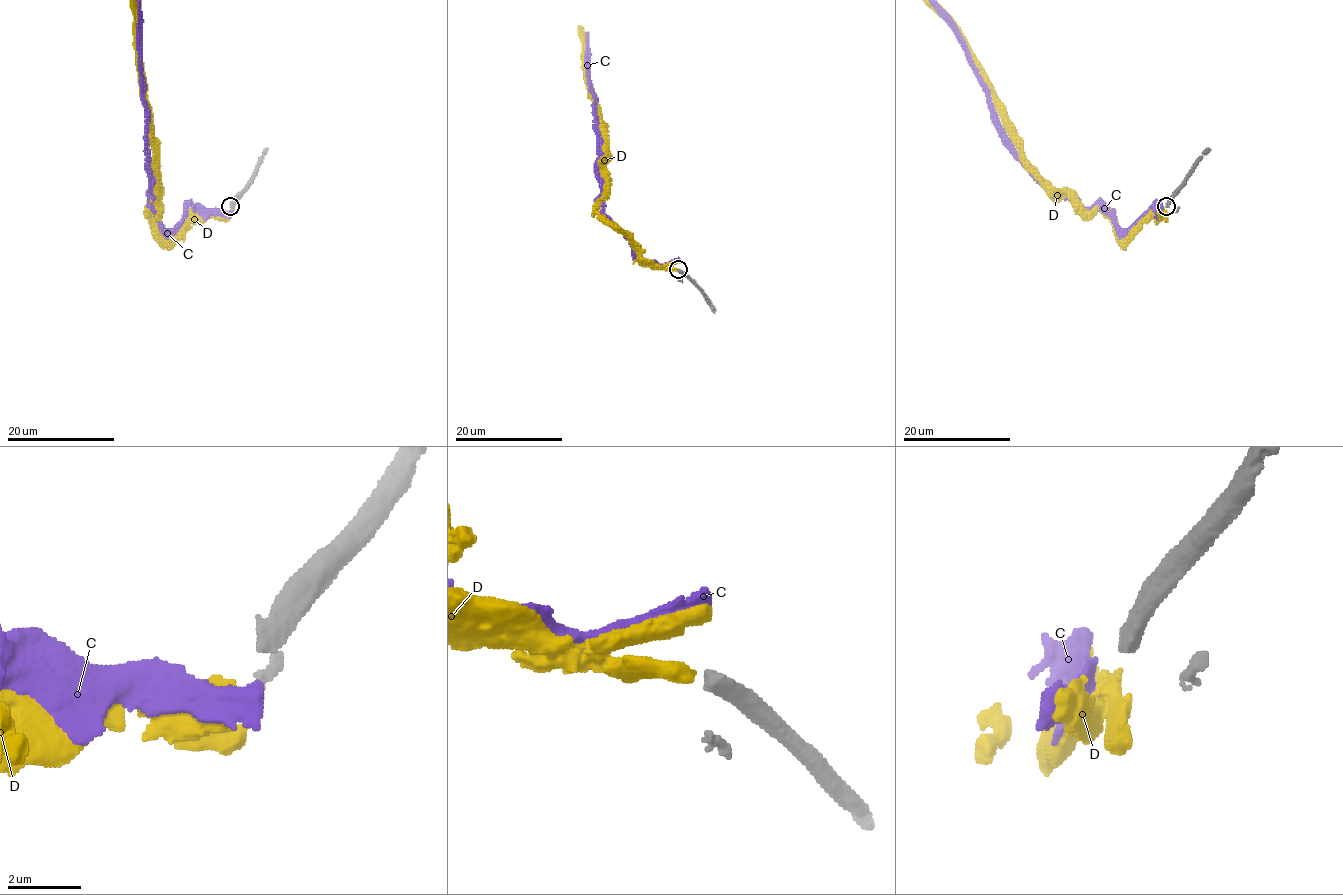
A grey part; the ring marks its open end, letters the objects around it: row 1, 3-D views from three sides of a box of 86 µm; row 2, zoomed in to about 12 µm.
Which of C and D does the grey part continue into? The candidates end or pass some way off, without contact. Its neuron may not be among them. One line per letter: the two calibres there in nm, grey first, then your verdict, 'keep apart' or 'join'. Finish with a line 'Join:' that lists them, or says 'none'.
C: calibres 480 and 500 nm; keep apart
D: calibres 480 and 550 nm; join
Join: D

